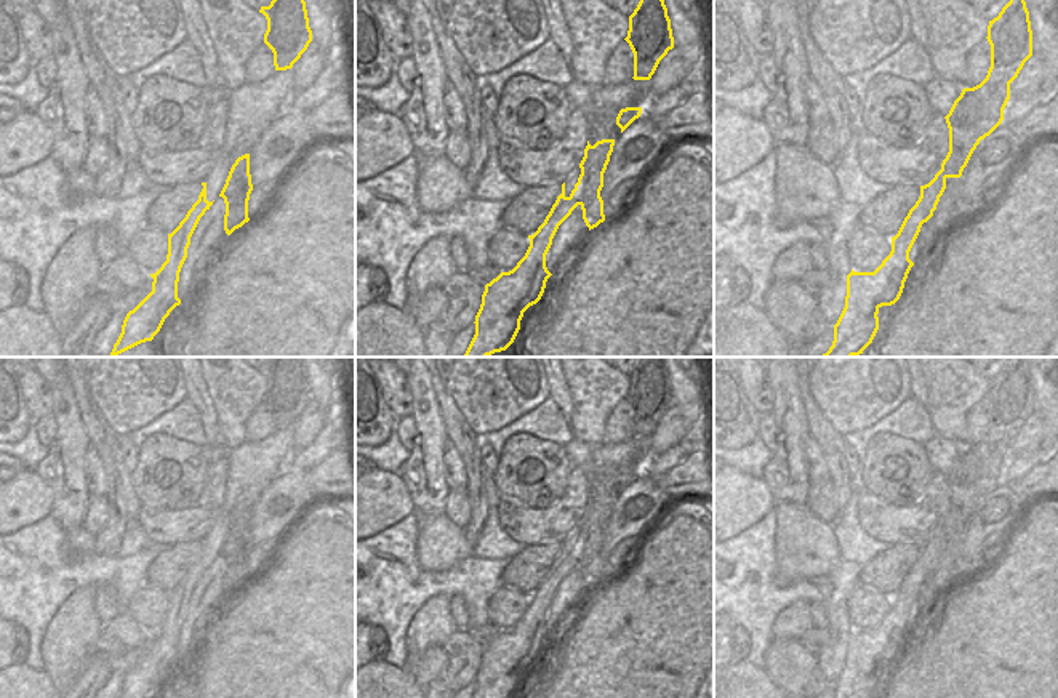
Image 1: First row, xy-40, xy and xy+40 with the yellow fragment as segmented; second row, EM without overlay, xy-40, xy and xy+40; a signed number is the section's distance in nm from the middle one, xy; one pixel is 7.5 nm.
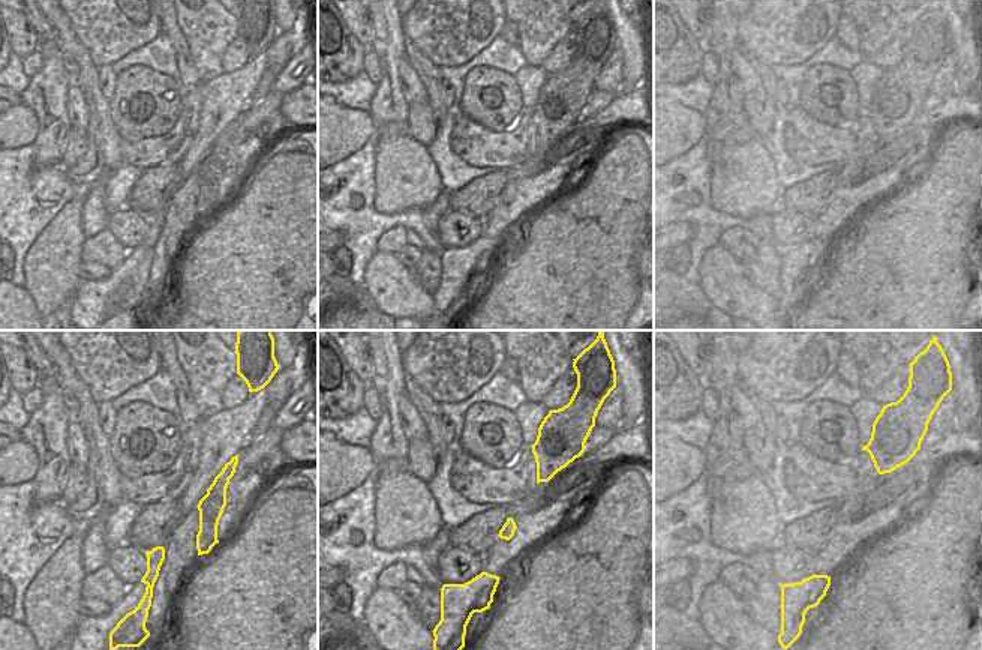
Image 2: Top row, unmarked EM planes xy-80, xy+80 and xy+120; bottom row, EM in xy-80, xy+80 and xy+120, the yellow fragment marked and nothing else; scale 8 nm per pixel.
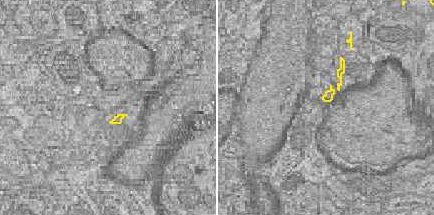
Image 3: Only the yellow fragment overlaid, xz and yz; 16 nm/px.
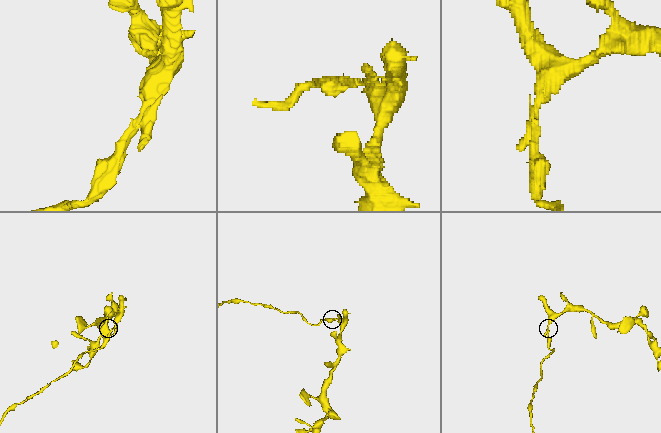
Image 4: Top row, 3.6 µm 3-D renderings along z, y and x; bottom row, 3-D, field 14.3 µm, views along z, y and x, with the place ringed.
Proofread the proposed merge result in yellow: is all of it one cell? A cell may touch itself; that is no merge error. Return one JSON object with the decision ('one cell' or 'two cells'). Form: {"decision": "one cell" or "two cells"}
{"decision": "two cells"}

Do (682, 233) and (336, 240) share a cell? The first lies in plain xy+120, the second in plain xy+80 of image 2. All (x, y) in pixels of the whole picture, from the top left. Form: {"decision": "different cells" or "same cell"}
{"decision": "same cell"}

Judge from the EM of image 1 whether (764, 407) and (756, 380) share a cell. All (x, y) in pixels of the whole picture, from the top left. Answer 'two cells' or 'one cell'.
one cell

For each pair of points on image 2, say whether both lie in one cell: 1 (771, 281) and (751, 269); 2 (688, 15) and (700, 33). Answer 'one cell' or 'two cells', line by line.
1: one cell
2: one cell

